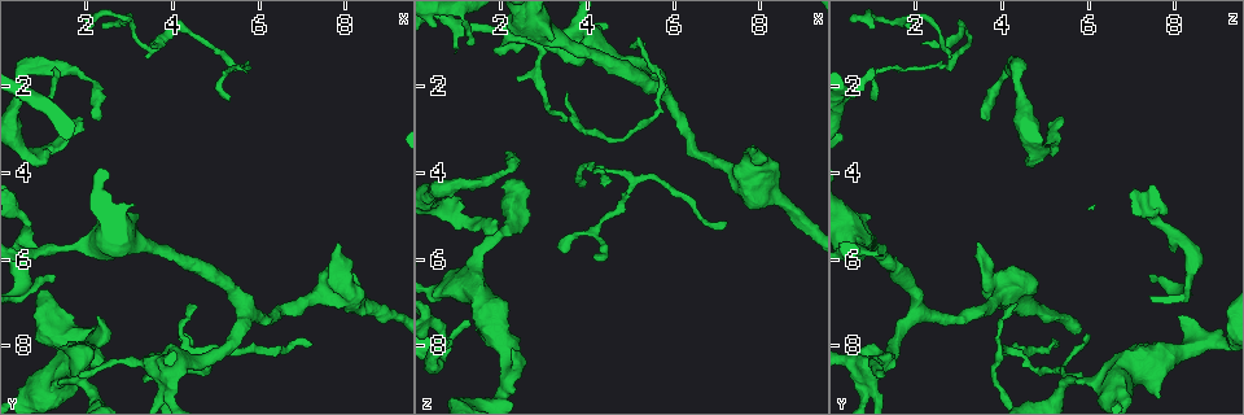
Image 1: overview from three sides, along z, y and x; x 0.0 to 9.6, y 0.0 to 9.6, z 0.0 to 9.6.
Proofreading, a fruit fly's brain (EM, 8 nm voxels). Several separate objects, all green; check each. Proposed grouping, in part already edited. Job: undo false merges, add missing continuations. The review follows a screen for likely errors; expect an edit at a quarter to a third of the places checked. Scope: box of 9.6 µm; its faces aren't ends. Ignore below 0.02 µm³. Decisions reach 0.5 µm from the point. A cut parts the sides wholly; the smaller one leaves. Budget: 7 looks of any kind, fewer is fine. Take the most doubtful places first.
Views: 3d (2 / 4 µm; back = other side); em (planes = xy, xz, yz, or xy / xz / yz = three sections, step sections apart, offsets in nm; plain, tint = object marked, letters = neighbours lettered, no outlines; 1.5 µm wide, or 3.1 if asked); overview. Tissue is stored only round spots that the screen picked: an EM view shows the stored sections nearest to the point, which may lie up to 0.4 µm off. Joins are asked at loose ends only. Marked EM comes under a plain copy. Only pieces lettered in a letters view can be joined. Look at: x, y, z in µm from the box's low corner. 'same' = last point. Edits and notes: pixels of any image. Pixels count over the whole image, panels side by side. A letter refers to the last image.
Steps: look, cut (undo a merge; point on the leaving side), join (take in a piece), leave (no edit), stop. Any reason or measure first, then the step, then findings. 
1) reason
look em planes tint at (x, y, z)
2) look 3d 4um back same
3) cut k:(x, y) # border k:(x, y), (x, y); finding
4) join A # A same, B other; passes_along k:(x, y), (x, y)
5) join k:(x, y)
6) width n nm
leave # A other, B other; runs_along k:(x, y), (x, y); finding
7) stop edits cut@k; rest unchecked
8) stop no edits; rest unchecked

thick end
look em yz step 4 tint at (2.25, 7.35, 8.15)

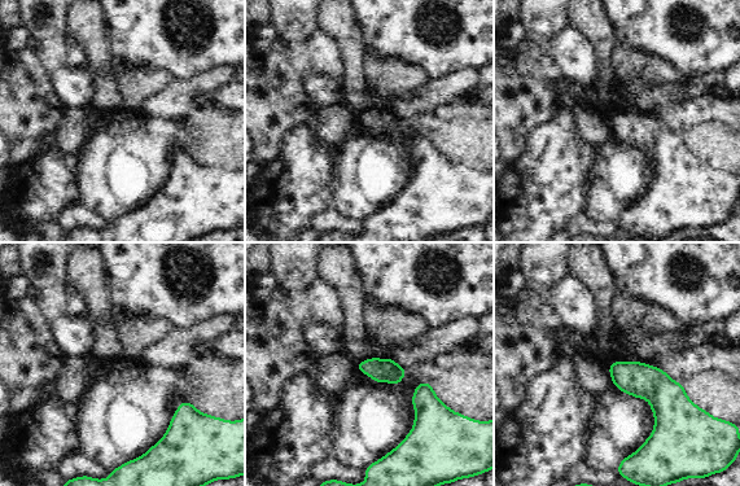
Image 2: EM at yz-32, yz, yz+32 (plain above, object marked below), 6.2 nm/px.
another direction
look em planes letters same

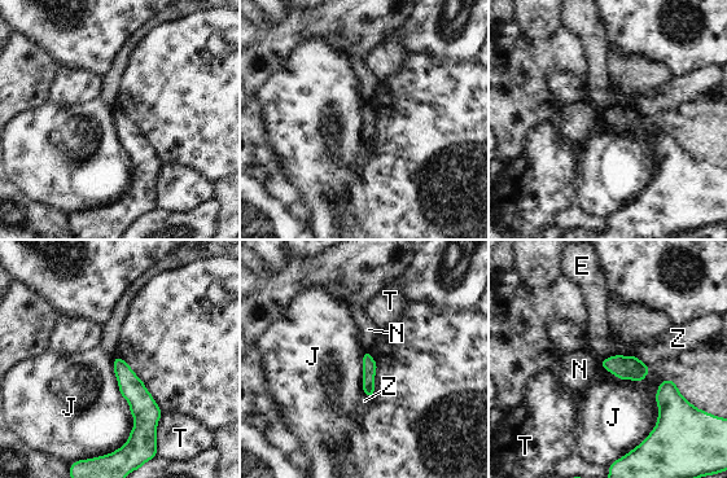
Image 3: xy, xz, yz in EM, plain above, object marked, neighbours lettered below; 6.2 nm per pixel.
leave # E other, J other, N other, T other, Z other; border 3:(112, 358), (134, 420), (113, 452); none of them fits

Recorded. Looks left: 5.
branch stops here
look em planes letters at (1.80, 8.75, 1.15)

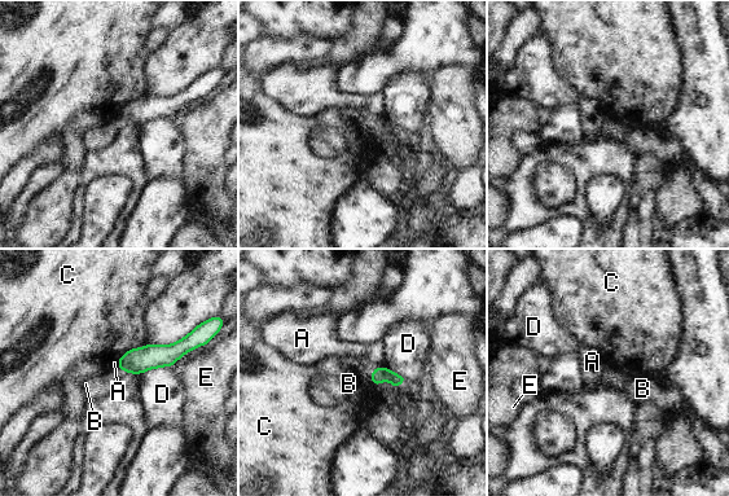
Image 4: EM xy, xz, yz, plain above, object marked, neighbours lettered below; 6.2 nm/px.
leave # A other, B other, C other, D other, E other; runs_along 4:(187, 346), (168, 355), (121, 363); none of them fits

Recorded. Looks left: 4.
an open end
look em yz step 4 tint at (4.40, 7.10, 4.40)

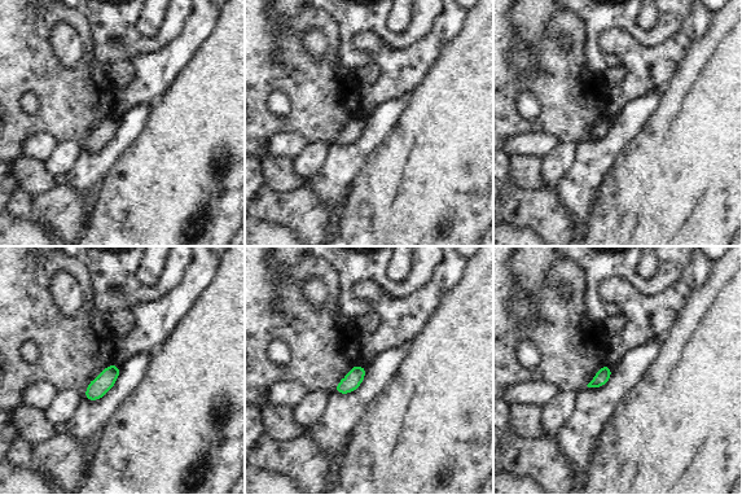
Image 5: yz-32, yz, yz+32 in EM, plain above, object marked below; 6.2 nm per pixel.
what lies round it
look em yz step 4 letters same

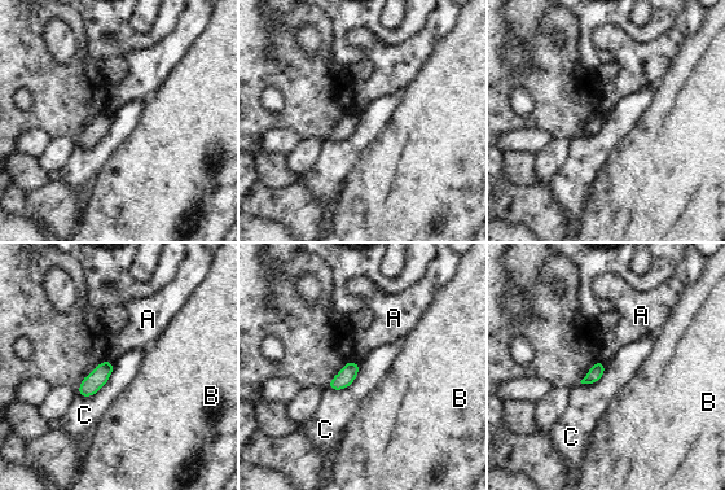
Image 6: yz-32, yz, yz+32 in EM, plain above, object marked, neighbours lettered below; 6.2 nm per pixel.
leave # A other, B other, C other; border 6:(114, 364), (95, 393), (77, 392); none of them fits

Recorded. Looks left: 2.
stop no edits; rest unchecked

